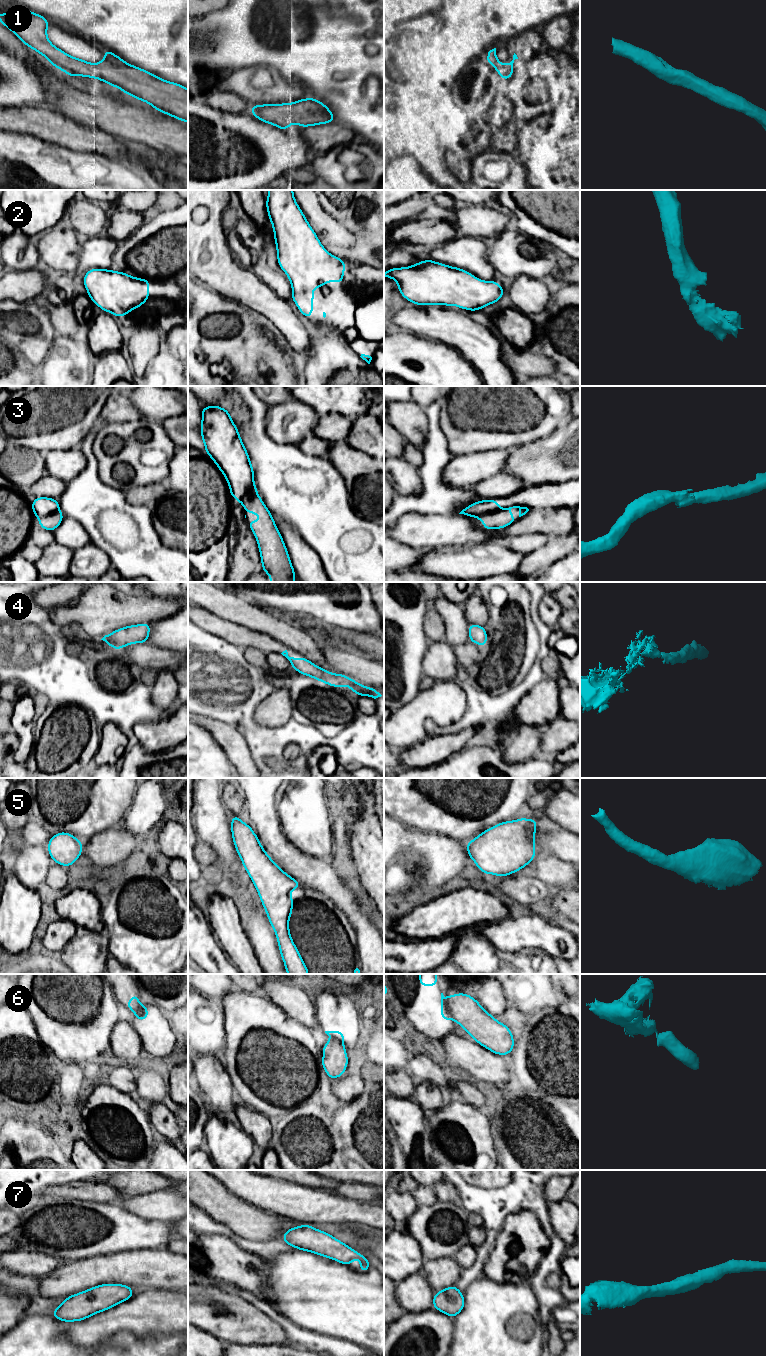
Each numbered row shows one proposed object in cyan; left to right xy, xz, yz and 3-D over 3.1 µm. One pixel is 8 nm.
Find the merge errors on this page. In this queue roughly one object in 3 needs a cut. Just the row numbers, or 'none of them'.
3, 6

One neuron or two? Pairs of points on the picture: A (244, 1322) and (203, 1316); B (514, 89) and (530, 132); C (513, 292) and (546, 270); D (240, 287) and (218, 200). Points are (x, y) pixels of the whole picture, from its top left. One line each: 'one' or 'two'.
A: one
B: two
C: two
D: one

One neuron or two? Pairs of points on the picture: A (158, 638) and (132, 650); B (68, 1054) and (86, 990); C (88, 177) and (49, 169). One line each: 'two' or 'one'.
A: two
B: one
C: one

